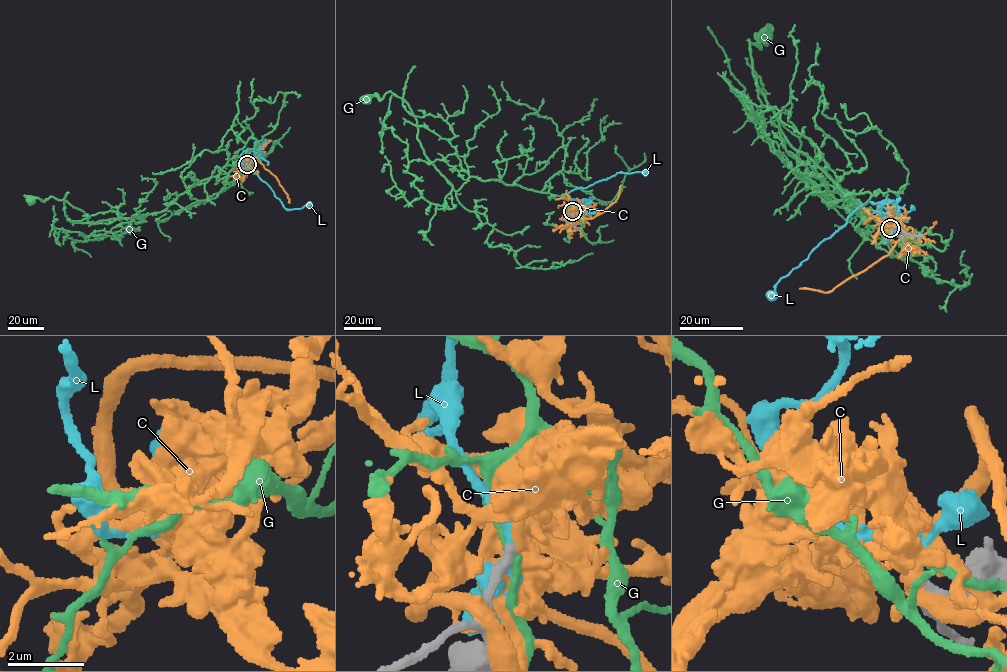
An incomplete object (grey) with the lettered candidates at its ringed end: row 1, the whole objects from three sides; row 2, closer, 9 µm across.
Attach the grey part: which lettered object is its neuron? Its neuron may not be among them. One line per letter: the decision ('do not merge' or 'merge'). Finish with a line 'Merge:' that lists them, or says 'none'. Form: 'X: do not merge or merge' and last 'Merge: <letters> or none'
C: do not merge
G: do not merge
L: merge
Merge: L

